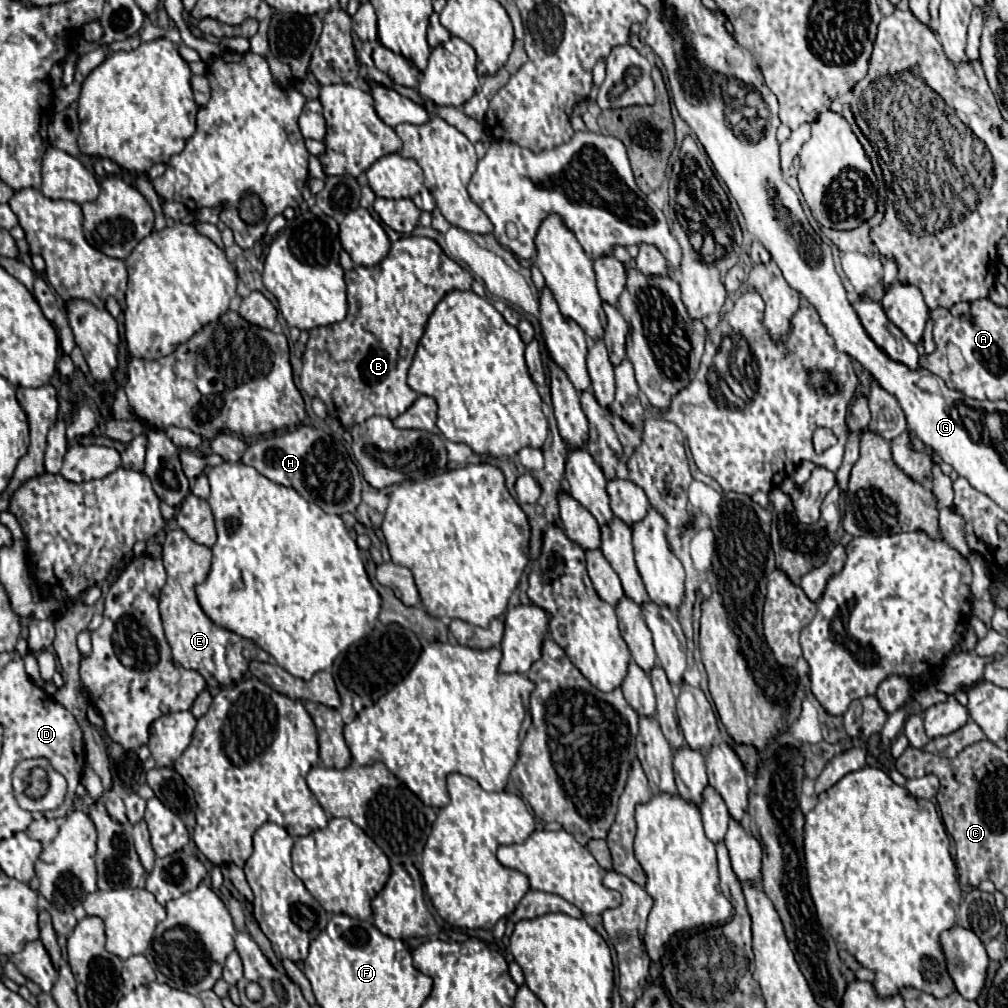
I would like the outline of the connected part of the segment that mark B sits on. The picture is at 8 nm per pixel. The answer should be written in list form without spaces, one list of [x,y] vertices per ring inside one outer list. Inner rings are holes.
[[[404,236],[392,244],[390,254],[380,264],[372,268],[354,266],[354,270],[346,272],[346,284],[348,316],[340,324],[310,330],[300,380],[306,394],[322,398],[330,416],[340,420],[340,424],[348,430],[370,416],[386,416],[394,420],[416,402],[418,394],[406,384],[406,372],[412,364],[426,320],[444,294],[452,290],[472,290],[472,276],[454,260],[446,258],[438,242],[420,236]]]

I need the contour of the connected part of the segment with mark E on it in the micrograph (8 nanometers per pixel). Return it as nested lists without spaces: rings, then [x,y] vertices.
[[[170,530],[166,534],[164,568],[168,572],[166,586],[160,594],[160,614],[164,622],[164,632],[172,648],[172,656],[184,668],[192,668],[204,676],[208,688],[220,690],[224,686],[238,684],[248,672],[248,660],[242,656],[242,638],[230,630],[216,626],[200,608],[196,600],[196,586],[208,578],[212,552],[206,546],[196,544],[182,530]]]

